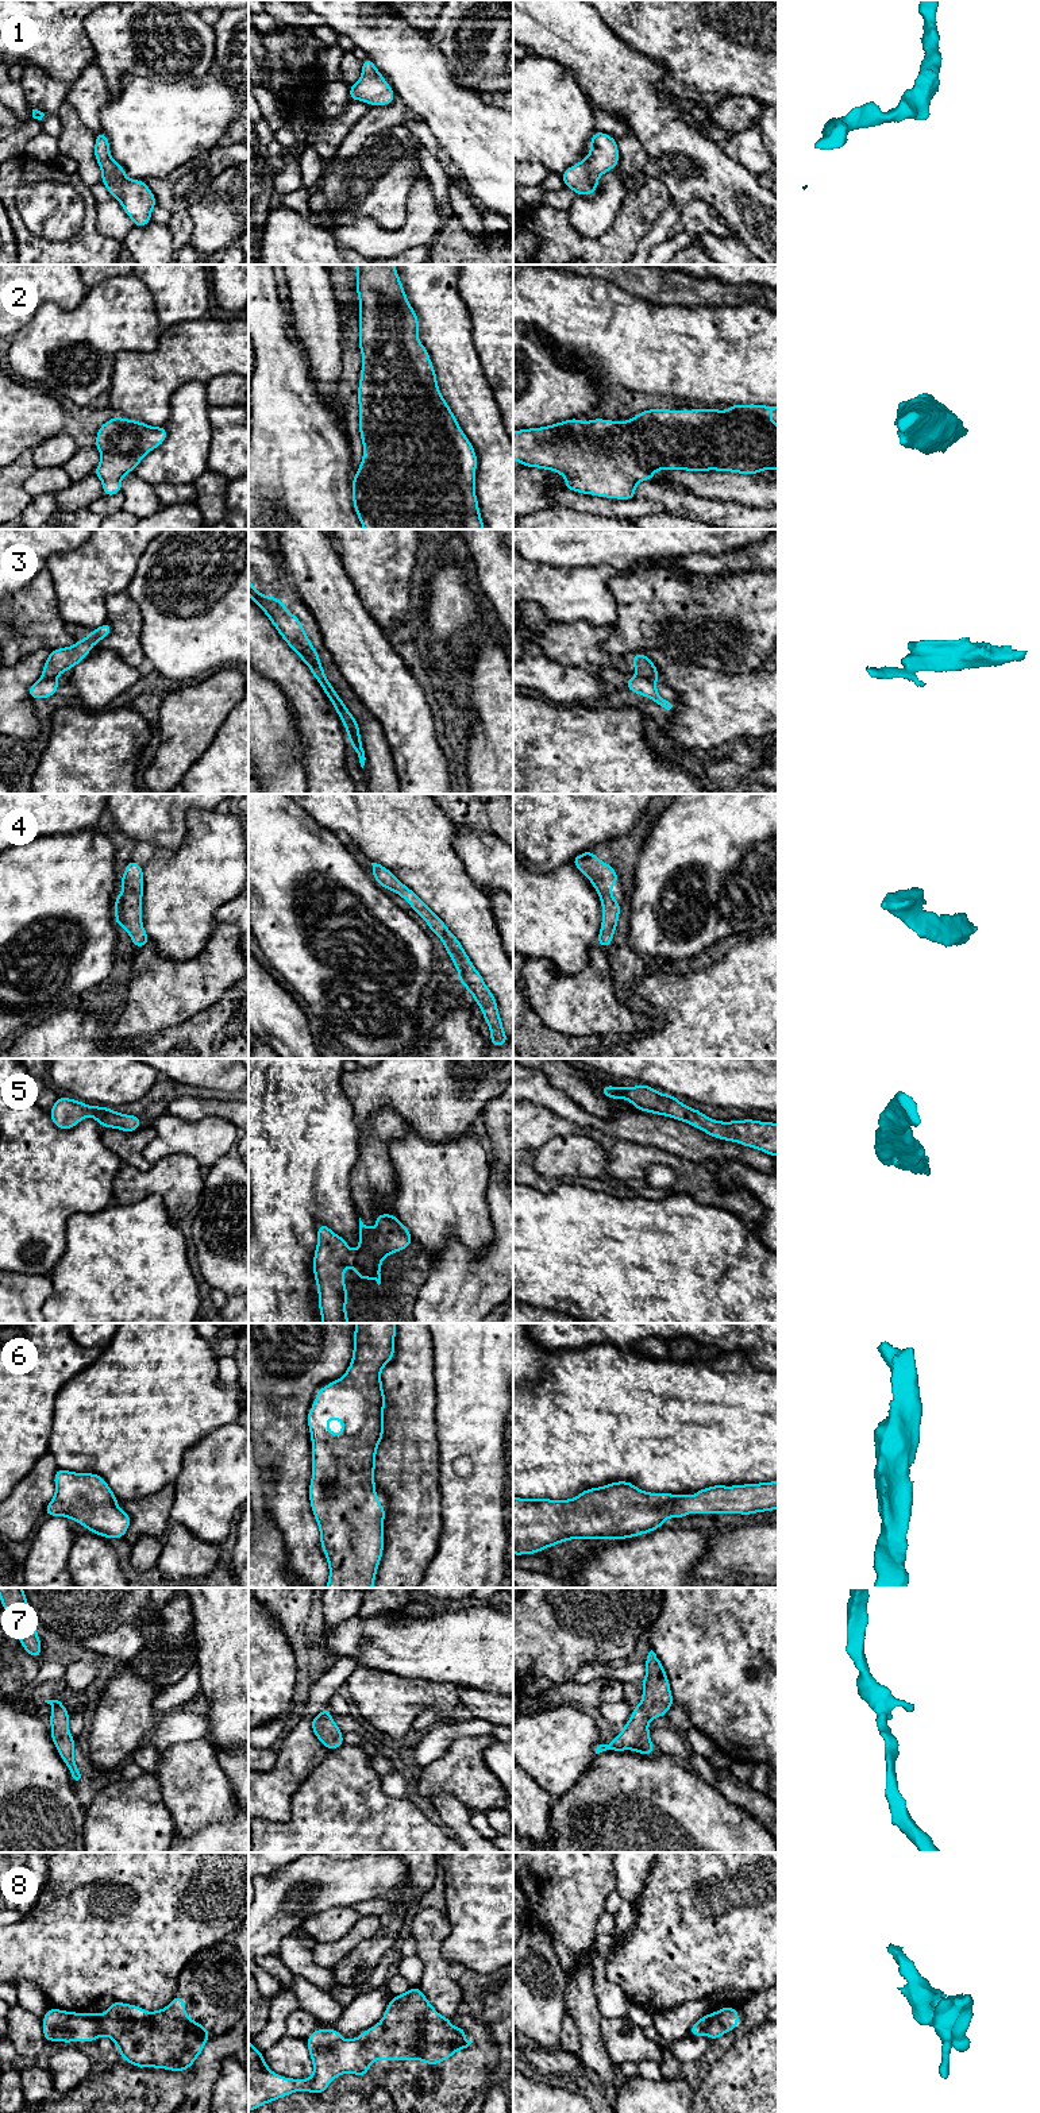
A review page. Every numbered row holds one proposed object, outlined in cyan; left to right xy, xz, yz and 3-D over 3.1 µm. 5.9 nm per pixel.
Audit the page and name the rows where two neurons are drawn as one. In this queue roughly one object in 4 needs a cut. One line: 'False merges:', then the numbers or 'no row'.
False merges: 3

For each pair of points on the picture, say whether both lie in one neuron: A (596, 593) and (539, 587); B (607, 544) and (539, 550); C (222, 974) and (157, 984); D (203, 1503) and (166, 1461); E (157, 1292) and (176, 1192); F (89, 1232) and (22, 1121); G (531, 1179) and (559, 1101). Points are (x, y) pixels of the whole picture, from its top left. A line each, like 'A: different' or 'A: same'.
A: same
B: same
C: same
D: different
E: different
F: different
G: different

